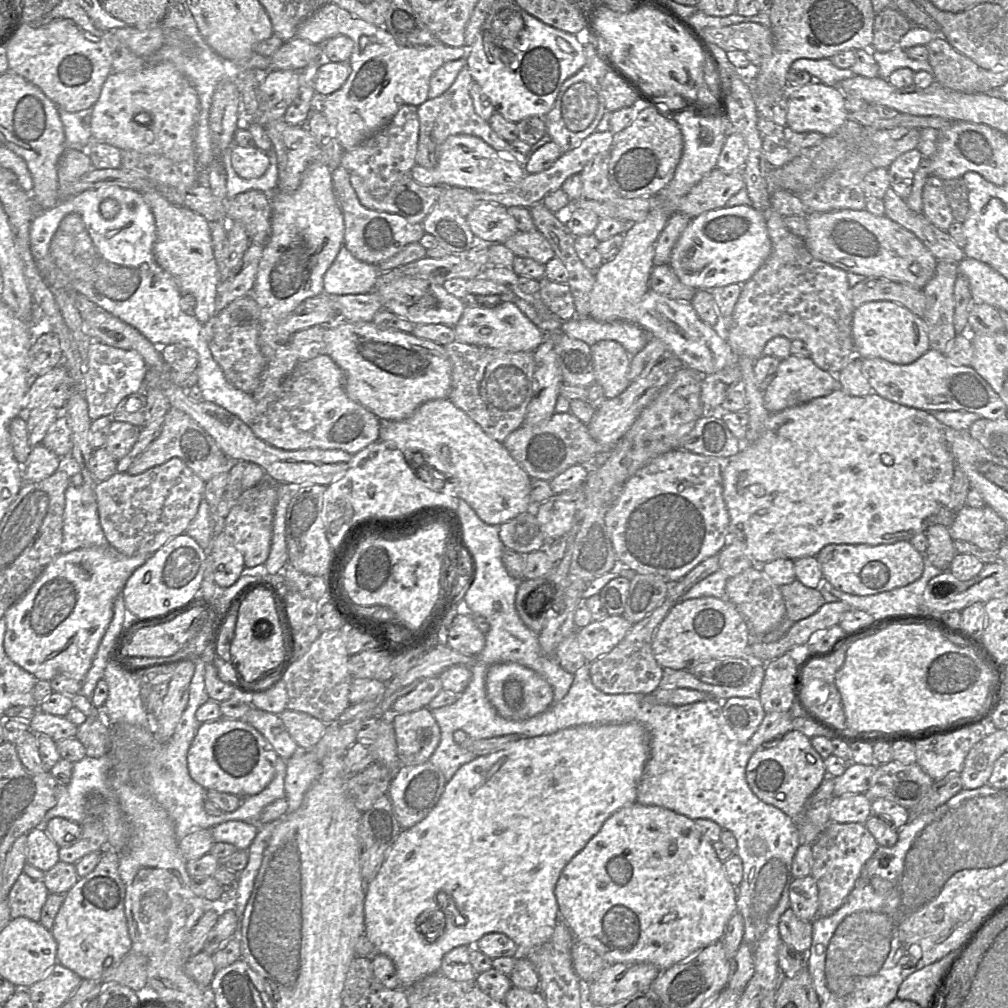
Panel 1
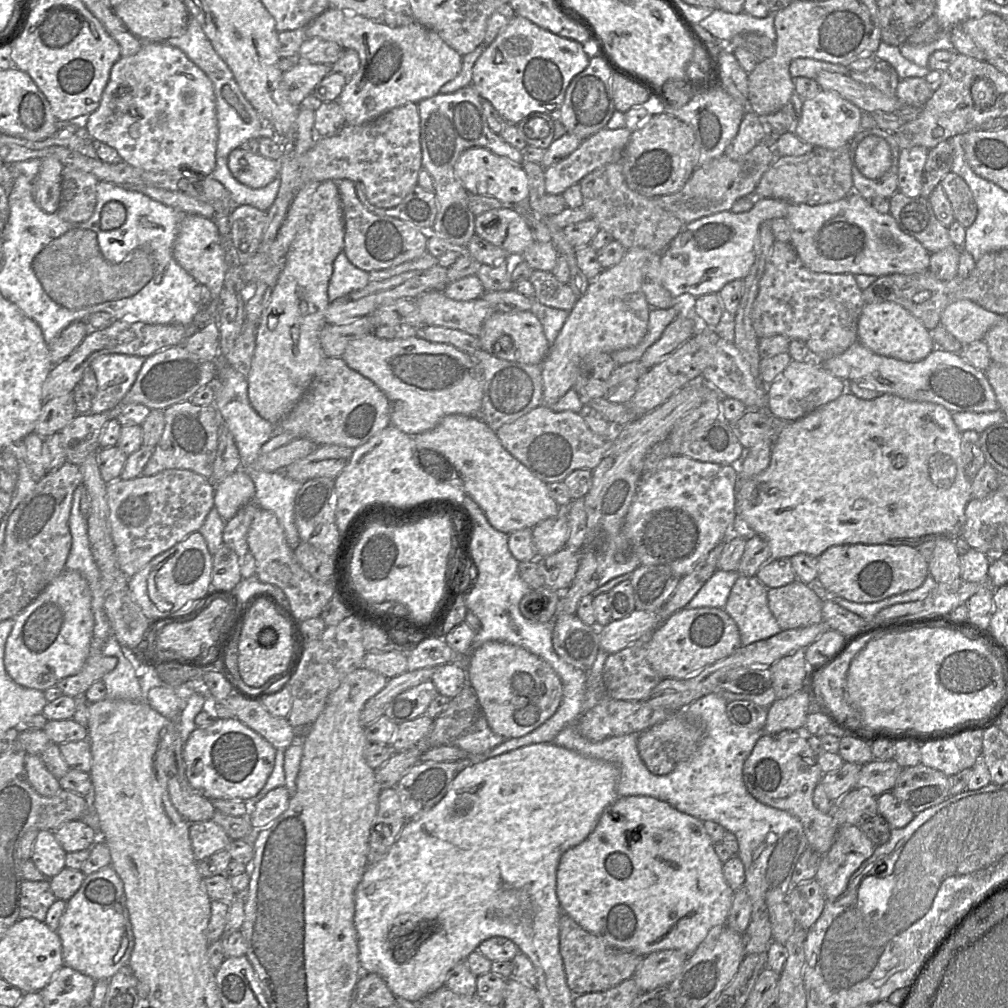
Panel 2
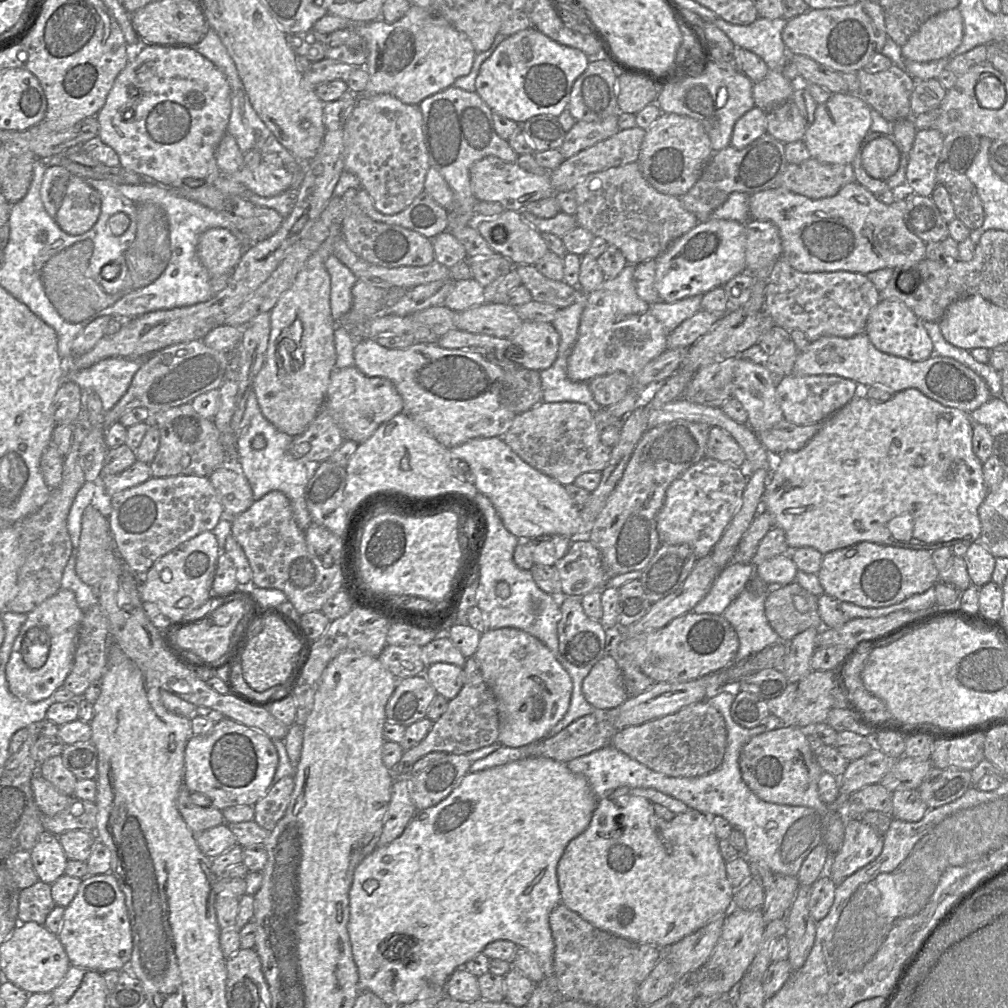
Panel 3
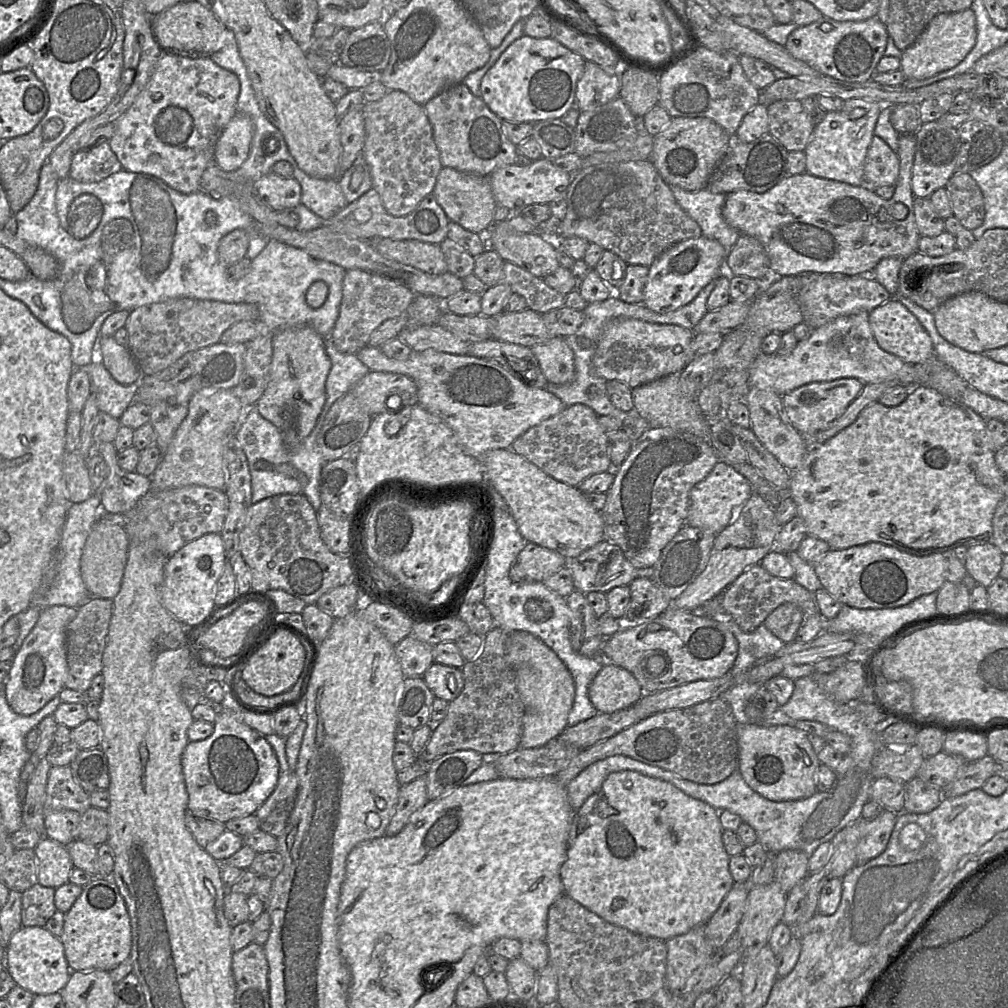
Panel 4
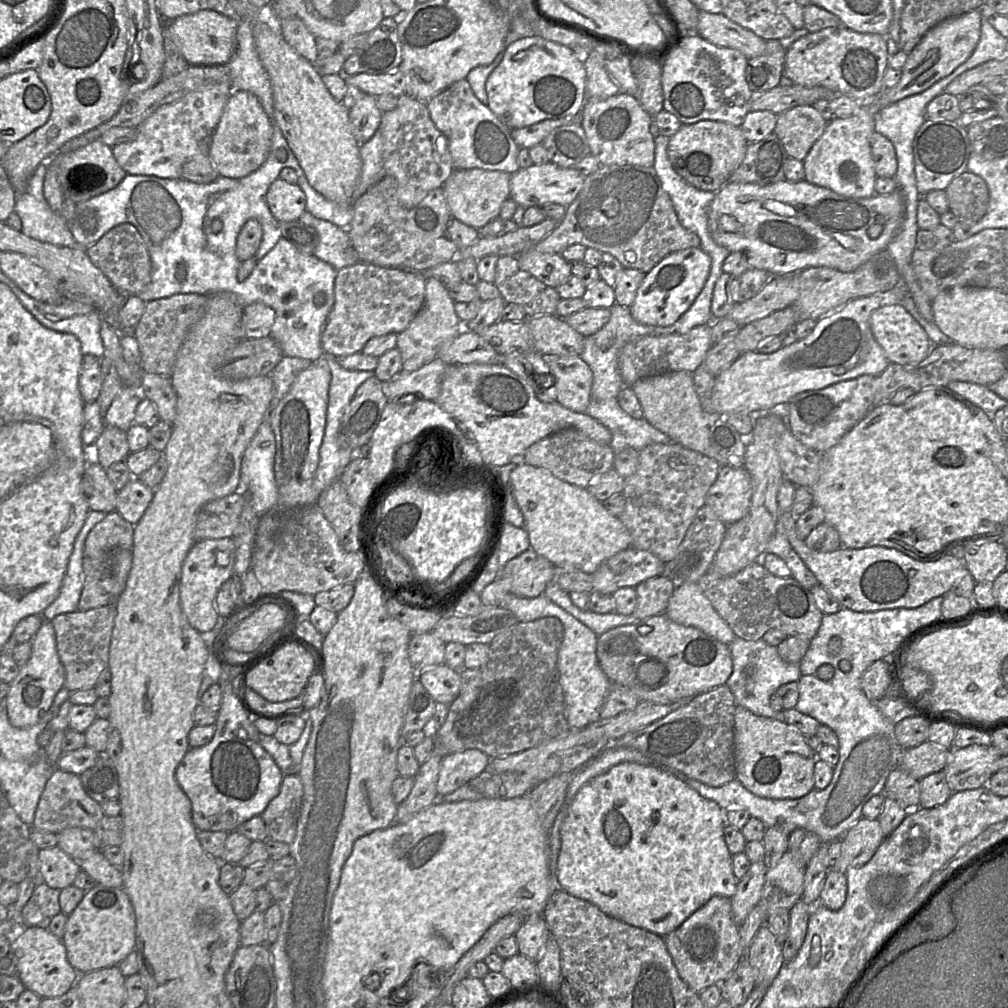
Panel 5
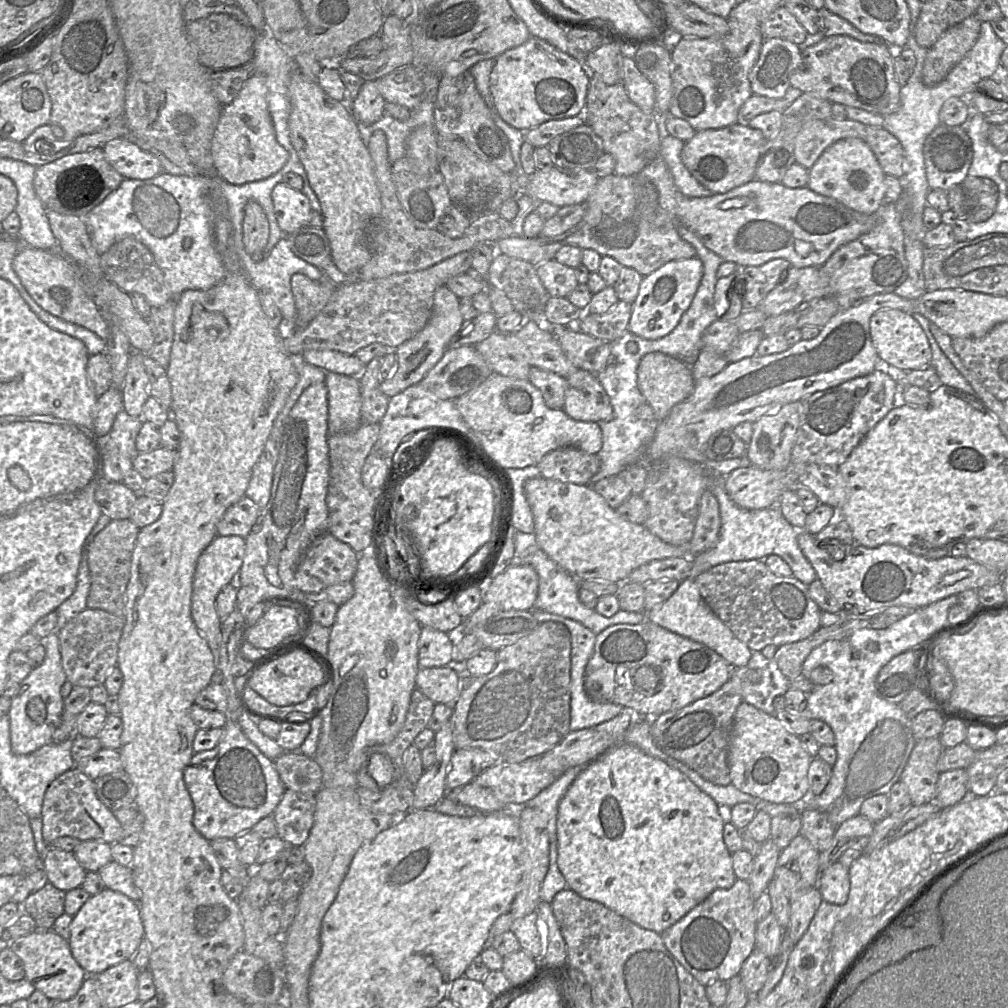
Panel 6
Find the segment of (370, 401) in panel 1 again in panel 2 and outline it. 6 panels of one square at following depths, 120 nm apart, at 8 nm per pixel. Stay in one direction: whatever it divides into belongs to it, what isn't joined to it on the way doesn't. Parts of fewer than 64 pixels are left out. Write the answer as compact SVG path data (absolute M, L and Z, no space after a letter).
M372 333L350 341L341 358L386 395L390 401L390 424L408 435L414 436L433 429L447 415L478 416L483 398L480 368L469 353L452 345L430 342L418 336L386 340Z

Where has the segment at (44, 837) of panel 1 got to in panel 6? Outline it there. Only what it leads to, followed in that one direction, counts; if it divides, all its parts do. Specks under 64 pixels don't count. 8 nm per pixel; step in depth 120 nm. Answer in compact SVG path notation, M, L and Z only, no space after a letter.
M48 846L42 858L42 867L48 882L65 892L81 887L87 873L72 851L52 846Z

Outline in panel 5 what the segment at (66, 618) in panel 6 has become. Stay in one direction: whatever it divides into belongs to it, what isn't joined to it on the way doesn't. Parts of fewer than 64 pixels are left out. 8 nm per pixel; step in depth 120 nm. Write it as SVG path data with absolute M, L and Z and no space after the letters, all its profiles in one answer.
M90 510L84 525L78 533L67 569L56 599L42 612L44 619L51 621L55 616L78 611L78 604L84 586L83 552L86 538L96 524L107 513Z

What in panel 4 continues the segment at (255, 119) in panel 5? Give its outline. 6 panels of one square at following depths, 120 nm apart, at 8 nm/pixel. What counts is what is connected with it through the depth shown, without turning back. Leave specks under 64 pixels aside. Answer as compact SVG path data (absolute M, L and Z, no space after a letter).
M236 113L216 142L214 164L227 172L237 170L248 156L253 132L254 125L250 117Z

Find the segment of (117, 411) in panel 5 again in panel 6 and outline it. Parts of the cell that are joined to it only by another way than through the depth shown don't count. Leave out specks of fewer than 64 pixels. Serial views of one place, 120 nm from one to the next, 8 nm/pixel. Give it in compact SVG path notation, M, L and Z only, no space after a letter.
M122 409L116 415L106 440L112 442L124 456L134 458L138 454L135 441L143 422L142 418L132 417Z

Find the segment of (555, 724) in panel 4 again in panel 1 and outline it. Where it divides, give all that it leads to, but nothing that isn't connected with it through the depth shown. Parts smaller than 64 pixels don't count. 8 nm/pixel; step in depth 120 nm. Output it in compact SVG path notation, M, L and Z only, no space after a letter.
M499 663L489 667L486 675L487 697L504 718L524 721L547 710L554 699L552 686L537 672L517 663Z

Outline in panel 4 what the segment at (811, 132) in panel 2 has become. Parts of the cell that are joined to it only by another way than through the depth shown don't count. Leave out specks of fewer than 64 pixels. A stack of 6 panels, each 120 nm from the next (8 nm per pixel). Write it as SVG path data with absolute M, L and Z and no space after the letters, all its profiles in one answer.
M851 98L851 99L847 99L844 101L844 106L842 107L842 109L840 111L828 111L826 113L824 119L819 124L815 125L811 139L809 140L809 142L804 150L805 157L806 157L806 172L813 176L830 179L830 180L836 180L836 181L844 182L844 183L847 183L847 184L850 184L853 186L865 185L864 166L865 166L866 154L867 154L869 145L871 143L872 137L874 136L874 129L876 126L878 116L885 105L895 105L895 104L884 104L884 103L880 103L880 102L865 100L862 98Z

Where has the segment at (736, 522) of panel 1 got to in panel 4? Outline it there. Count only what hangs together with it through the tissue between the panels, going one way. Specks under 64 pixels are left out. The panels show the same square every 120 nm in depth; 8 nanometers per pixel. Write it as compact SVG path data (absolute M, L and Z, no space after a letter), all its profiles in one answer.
M915 386L910 389L907 398L900 405L888 407L878 401L874 402L864 408L851 425L826 442L810 447L801 465L790 472L788 494L797 506L796 516L802 518L805 523L807 536L827 542L831 550L879 542L915 556L943 554L958 546L969 547L977 543L990 542L992 519L996 507L1003 499L1006 477L996 465L995 453L987 436L986 419L959 400L950 399L928 386Z

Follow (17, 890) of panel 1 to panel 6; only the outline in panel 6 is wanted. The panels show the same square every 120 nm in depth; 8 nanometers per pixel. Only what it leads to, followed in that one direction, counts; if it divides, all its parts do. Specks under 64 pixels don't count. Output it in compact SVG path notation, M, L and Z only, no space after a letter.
M47 883L31 893L22 904L22 912L30 915L37 924L37 930L52 930L55 920L65 913L66 892Z

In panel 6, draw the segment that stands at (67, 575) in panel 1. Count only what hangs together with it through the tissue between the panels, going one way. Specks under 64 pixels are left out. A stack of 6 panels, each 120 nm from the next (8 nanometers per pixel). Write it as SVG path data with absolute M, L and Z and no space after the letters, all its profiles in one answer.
M57 631L40 639L46 650L43 663L32 669L30 674L20 682L18 693L11 698L8 713L10 723L10 744L16 755L27 755L53 741L53 734L58 728L63 715L64 699L61 687L66 681L62 667L59 637Z

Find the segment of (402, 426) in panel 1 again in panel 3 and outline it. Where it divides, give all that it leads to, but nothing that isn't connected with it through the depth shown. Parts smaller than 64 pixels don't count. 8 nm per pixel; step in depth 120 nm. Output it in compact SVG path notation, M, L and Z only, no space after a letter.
M501 437L474 438L450 452L468 465L478 493L490 499L505 528L520 540L550 534L589 539L580 507L570 499L565 486L527 464Z

